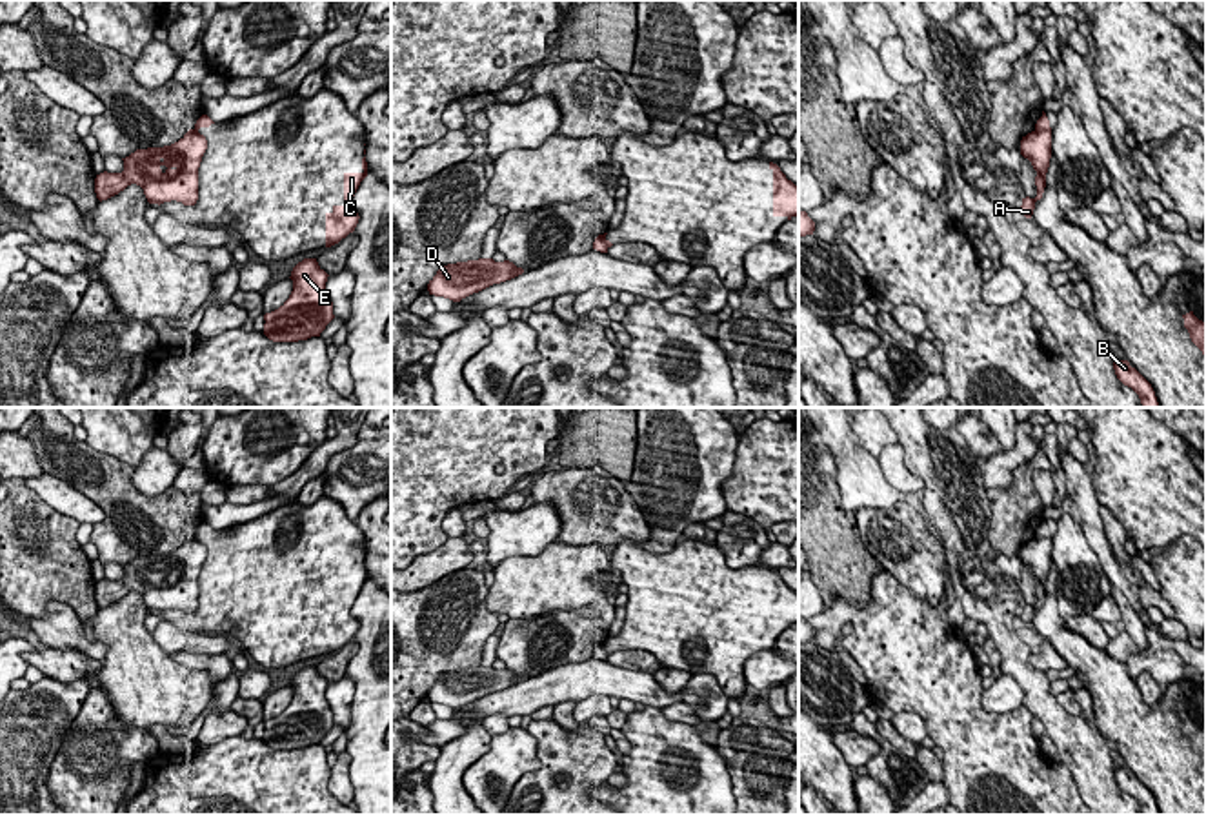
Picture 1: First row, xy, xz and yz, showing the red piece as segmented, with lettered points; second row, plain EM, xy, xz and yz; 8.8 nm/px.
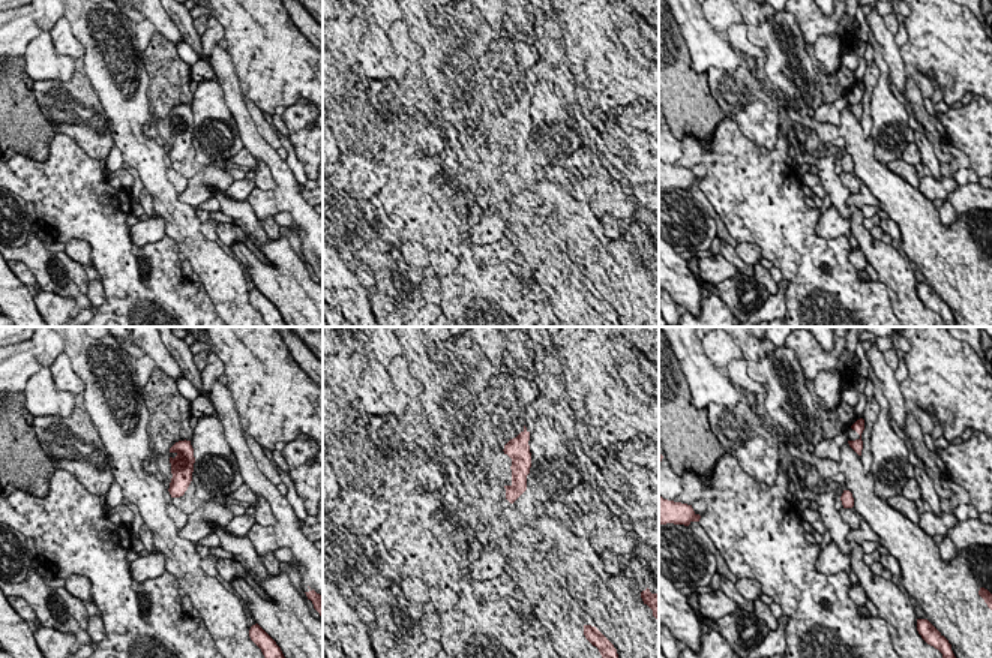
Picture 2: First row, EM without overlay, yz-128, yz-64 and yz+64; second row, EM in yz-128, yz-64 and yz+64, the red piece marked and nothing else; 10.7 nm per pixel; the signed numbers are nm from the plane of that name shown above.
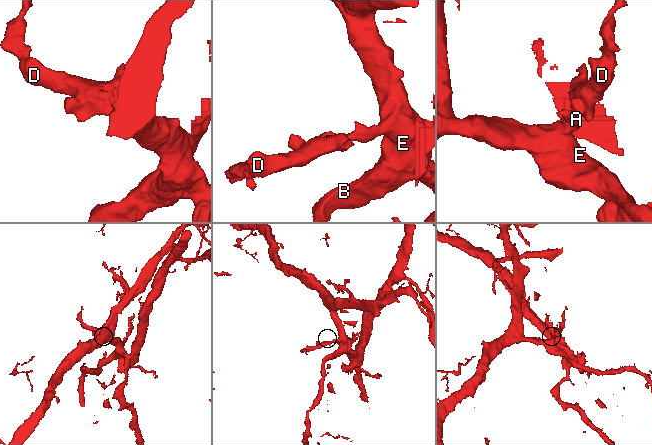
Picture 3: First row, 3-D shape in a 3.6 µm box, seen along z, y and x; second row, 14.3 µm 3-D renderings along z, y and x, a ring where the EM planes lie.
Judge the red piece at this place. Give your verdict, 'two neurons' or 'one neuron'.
two neurons

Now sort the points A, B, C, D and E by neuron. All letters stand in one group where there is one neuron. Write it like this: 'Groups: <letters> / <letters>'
Groups: A B D E / C

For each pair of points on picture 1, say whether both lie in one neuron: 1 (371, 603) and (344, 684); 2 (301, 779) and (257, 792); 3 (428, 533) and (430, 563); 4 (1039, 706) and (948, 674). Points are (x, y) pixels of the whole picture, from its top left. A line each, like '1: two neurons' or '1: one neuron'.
1: two neurons
2: one neuron
3: two neurons
4: two neurons

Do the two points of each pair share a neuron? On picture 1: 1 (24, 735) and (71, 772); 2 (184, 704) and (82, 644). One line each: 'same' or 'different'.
1: different
2: different

